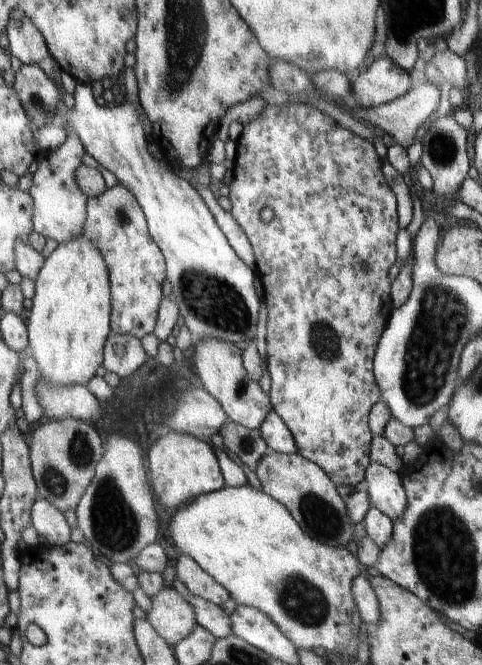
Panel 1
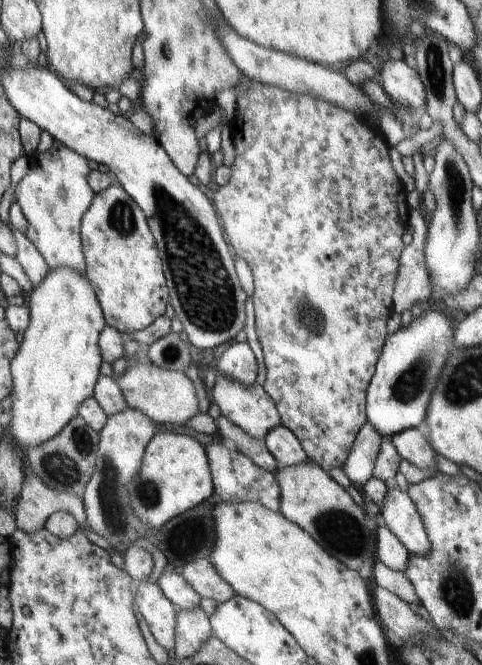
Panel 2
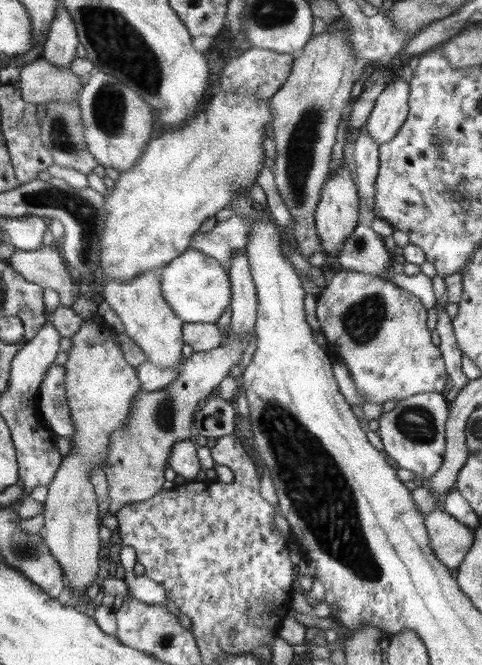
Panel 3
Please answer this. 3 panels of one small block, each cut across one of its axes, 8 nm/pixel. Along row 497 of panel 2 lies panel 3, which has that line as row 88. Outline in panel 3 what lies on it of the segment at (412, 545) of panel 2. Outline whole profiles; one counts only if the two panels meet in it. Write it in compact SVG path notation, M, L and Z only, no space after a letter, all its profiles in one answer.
M400 72L377 96L363 129L378 146L392 140L404 125L408 116L409 90L408 82Z

